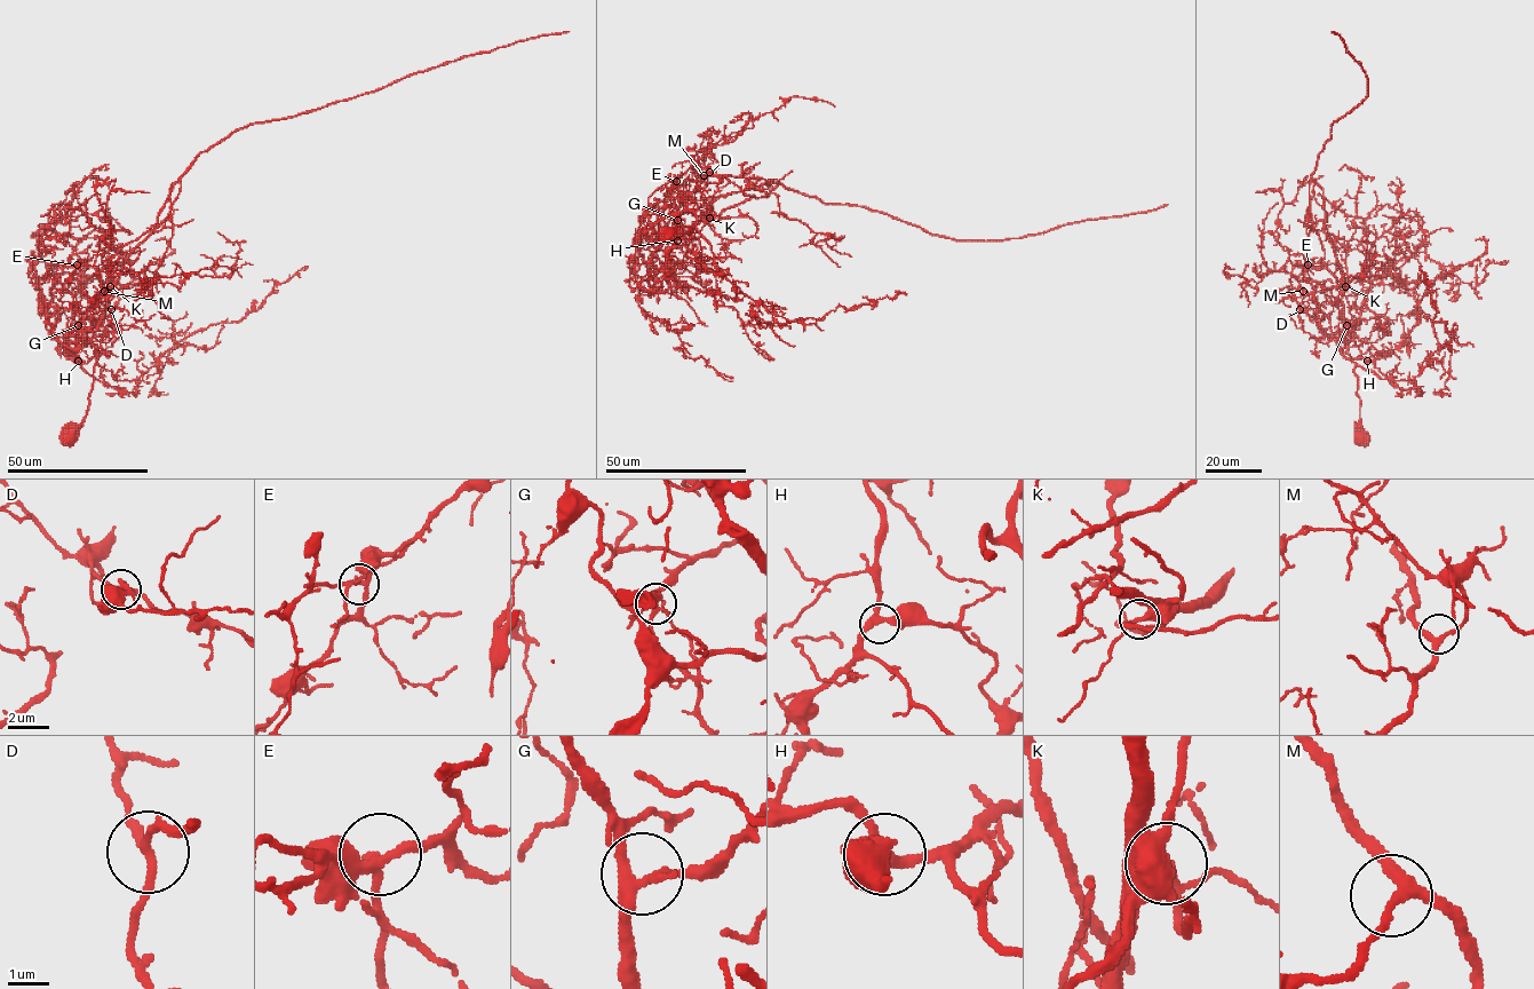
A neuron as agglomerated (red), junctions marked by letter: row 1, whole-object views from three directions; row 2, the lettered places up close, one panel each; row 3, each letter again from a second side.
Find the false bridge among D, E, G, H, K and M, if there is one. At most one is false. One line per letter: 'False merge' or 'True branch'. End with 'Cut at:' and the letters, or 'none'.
D: True branch
E: True branch
G: True branch
H: True branch
K: True branch
M: True branch
Cut at: none

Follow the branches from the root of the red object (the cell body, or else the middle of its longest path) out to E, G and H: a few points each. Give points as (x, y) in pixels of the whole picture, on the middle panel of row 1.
E: (666, 236), (693, 230), (697, 220), (683, 202), (699, 187), (700, 168), (691, 166), (676, 181)
G: (666, 236), (693, 230), (697, 220), (689, 210), (678, 214), (677, 220)
H: (666, 236), (693, 230), (697, 215), (689, 210), (676, 216), (677, 240)

